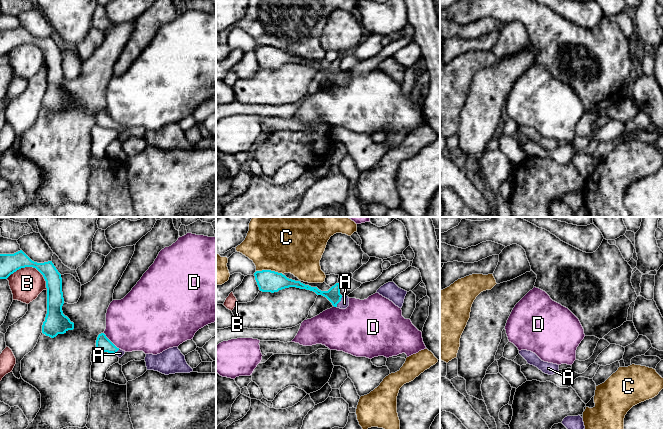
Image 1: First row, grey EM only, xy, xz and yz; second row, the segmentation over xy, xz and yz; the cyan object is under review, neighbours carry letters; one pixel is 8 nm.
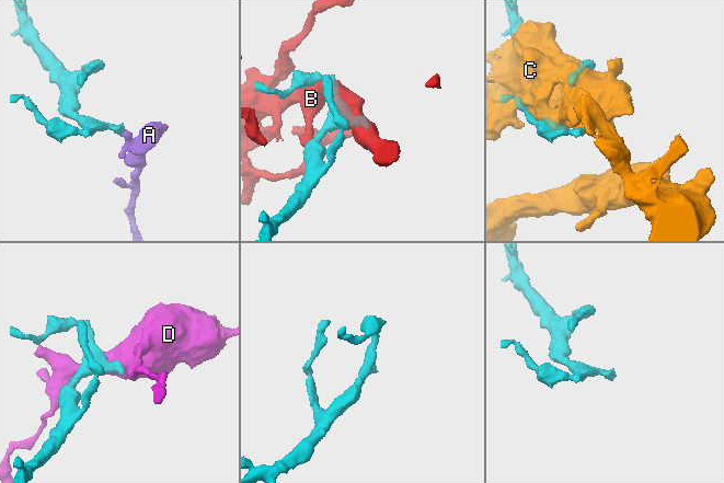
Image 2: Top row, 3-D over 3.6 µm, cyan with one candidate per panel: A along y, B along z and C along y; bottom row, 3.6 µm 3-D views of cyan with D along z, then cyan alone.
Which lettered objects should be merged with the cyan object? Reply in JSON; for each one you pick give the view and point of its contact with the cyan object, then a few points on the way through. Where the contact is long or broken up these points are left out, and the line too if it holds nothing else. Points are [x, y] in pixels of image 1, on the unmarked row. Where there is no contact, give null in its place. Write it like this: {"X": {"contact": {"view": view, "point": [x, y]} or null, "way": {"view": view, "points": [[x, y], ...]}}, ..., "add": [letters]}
{"A": {"contact": {"view": "xz", "point": [340, 76]}, "way": {"view": "xz", "points": [[333, 70], [340, 76], [344, 79]]}}, "add": ["A"]}

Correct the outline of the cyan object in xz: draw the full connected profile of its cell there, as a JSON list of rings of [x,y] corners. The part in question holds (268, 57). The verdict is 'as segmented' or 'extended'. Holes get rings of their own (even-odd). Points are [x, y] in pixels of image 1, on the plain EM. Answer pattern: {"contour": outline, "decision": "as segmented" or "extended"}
{"contour": [[[271,46],[256,47],[254,49],[255,56],[262,68],[278,68],[279,66],[296,63],[300,65],[306,65],[315,68],[317,71],[326,73],[334,83],[340,85],[346,85],[349,82],[348,72],[342,72],[340,70],[340,60],[336,59],[328,67],[321,67],[317,63],[311,63],[305,61],[300,57],[295,57],[287,54],[282,49],[278,49]]], "decision": "extended"}

